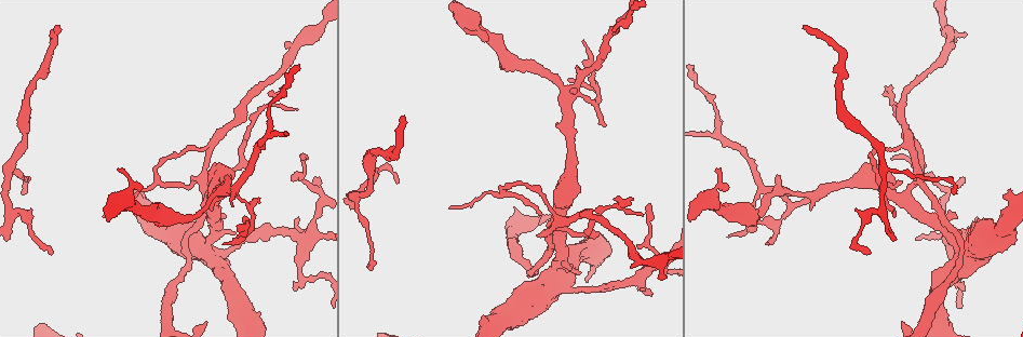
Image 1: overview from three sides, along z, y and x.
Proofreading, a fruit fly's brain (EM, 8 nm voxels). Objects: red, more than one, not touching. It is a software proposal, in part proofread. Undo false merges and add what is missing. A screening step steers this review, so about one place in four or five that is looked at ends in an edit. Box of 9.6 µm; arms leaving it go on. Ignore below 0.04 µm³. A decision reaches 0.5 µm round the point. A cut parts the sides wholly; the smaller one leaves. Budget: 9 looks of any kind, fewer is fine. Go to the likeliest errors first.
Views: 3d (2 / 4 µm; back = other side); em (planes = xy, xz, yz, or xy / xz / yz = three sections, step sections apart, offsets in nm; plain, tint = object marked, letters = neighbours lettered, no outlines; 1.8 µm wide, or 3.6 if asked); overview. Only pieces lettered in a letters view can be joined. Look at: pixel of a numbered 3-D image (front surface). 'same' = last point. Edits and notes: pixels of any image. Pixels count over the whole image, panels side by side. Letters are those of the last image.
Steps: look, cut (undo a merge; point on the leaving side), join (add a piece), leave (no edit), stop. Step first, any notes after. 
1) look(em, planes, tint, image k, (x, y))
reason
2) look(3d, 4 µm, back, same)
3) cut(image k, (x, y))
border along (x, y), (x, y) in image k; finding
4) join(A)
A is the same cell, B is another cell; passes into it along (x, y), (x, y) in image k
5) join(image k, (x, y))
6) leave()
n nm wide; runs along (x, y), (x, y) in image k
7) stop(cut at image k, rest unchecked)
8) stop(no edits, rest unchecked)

look(em, yz, step 16, tint, image 1, (646, 267))
four-way junction

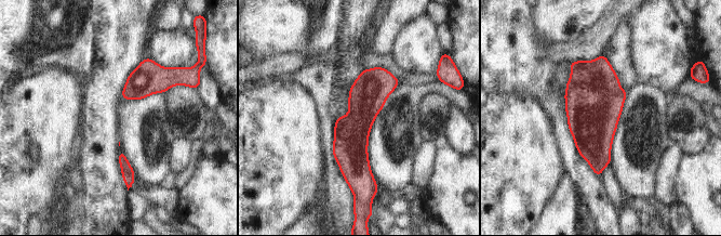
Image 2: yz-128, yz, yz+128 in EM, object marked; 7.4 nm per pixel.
look(em, planes, letters, same)

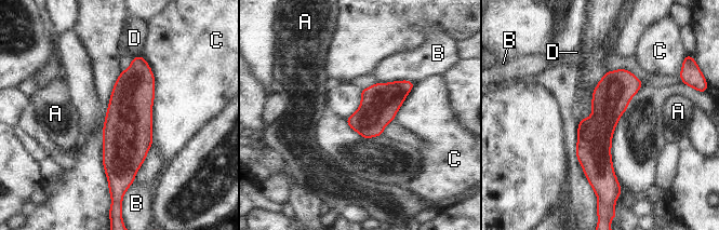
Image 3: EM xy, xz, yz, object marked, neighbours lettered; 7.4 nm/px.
leave()
A, B, C and D are other cells; border along (140, 55), (154, 77), (152, 144) in image 3; all the same neuron

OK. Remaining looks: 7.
look(3d, 2 µm, image 1, (804, 27))
long arm stops here

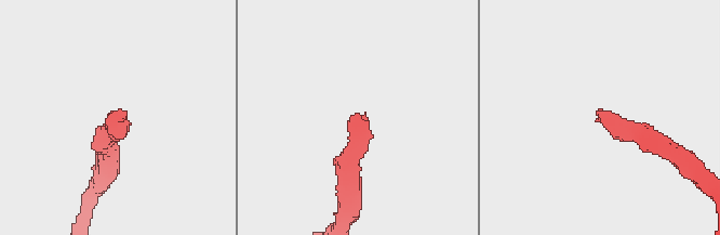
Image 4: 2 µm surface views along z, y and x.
look(em, xy, step 16, letters, image 4, (119, 108))
now the EM

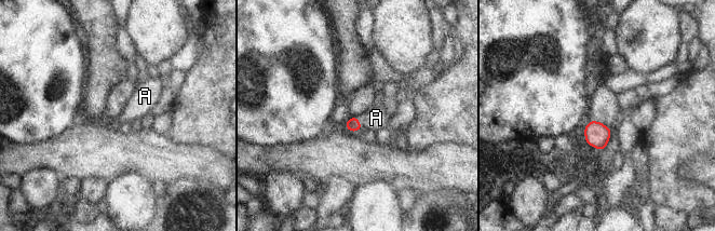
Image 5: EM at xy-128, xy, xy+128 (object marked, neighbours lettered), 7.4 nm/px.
join(A)
A is the same cell; passes into it along (352, 124), (358, 122), (376, 118) in image 5; it goes on there

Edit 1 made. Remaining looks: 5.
look(overview)
redraw

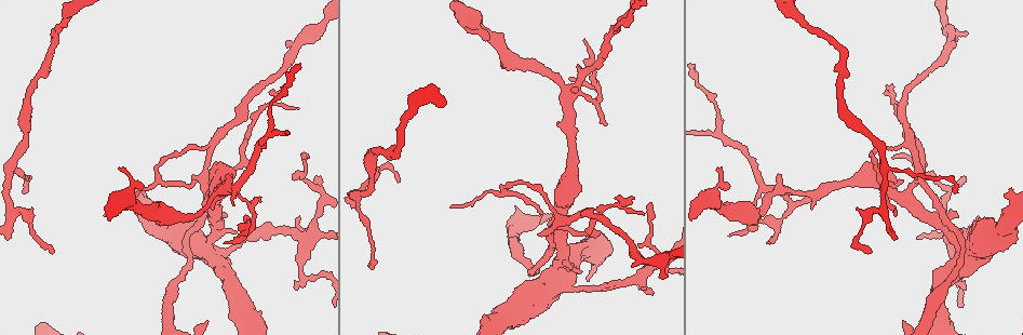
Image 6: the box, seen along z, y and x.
look(em, xz, step 4, letters, image 6, (398, 180))
free end

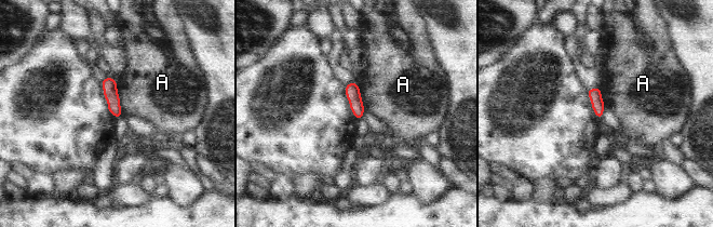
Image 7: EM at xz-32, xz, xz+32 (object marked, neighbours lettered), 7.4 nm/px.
leave()
100 nm wide; A touches over 260 nm; A is another cell; none of them fits

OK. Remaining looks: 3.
look(3d, 4 µm, image 6, (904, 321))
branch stops here

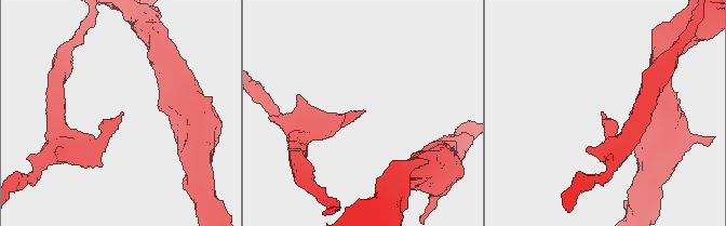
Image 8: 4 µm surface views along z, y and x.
look(em, xy, step 8, letters, image 8, (602, 115))
shape alone is not enough

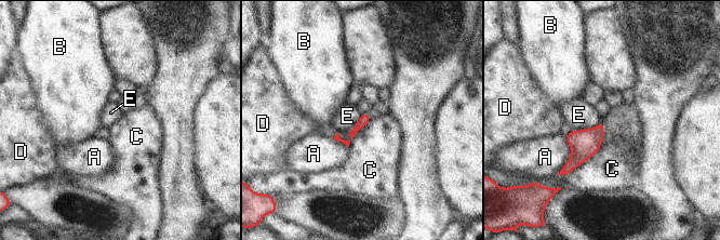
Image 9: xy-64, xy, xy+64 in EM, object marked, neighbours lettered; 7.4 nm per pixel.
leave()
A, B, C, D and E are other cells; border along (601, 141), (586, 160), (558, 174) in image 9; none of them fits

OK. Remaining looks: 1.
stop(join at image 5, rest unchecked)

